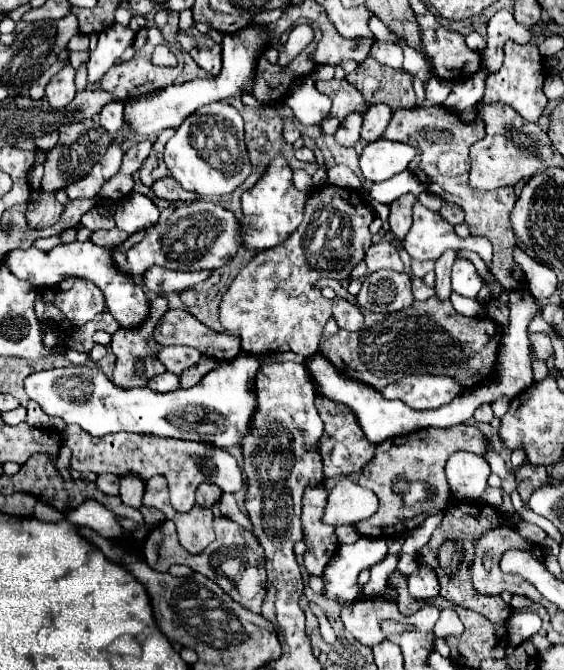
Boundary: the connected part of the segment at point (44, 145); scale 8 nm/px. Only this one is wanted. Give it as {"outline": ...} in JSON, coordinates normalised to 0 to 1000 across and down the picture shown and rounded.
{"outline":[[[90,196],[90,199],[76,201],[76,204],[69,204],[69,207],[62,210],[62,216],[66,216],[66,219],[73,219],[73,222],[80,222],[80,225],[90,225],[90,222],[101,216],[101,210],[105,210],[101,196]]]}

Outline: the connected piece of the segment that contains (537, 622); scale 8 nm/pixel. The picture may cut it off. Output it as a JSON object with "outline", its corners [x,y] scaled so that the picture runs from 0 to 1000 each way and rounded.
{"outline":[[[913,912],[899,927],[902,963],[917,966],[927,957],[941,954],[959,939],[959,921],[949,912]]]}

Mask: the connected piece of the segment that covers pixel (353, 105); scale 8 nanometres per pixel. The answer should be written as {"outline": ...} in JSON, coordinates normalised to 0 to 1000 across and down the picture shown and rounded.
{"outline":[[[587,118],[587,121],[562,121],[559,124],[562,133],[580,142],[590,151],[590,160],[583,166],[583,172],[569,181],[569,193],[573,199],[594,199],[598,190],[605,187],[605,178],[612,178],[612,172],[619,166],[647,166],[651,157],[644,151],[644,145],[633,139],[633,133],[626,127],[619,127],[612,118]]]}

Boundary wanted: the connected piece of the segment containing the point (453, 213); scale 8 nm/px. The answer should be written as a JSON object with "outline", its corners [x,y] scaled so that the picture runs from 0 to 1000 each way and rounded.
{"outline":[[[789,303],[789,306],[782,309],[778,321],[782,321],[789,330],[796,330],[800,336],[810,336],[810,333],[821,330],[821,315],[817,315],[817,309],[810,309],[810,306],[803,306],[803,303]]]}

